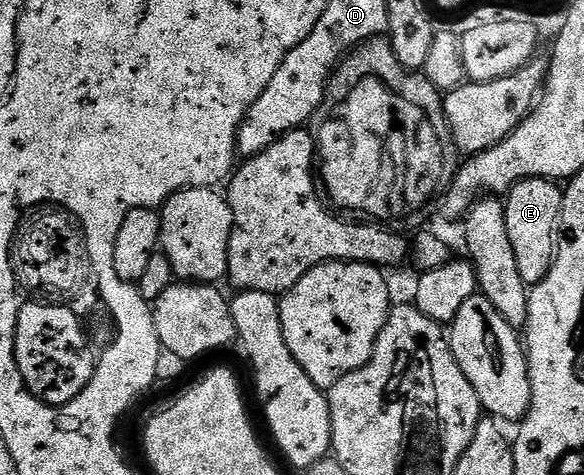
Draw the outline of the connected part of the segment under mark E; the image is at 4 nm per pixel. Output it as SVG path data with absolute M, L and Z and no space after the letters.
M521 180L505 197L508 238L512 238L516 266L520 270L520 278L524 278L527 286L539 284L554 261L562 193L563 189L553 180Z

